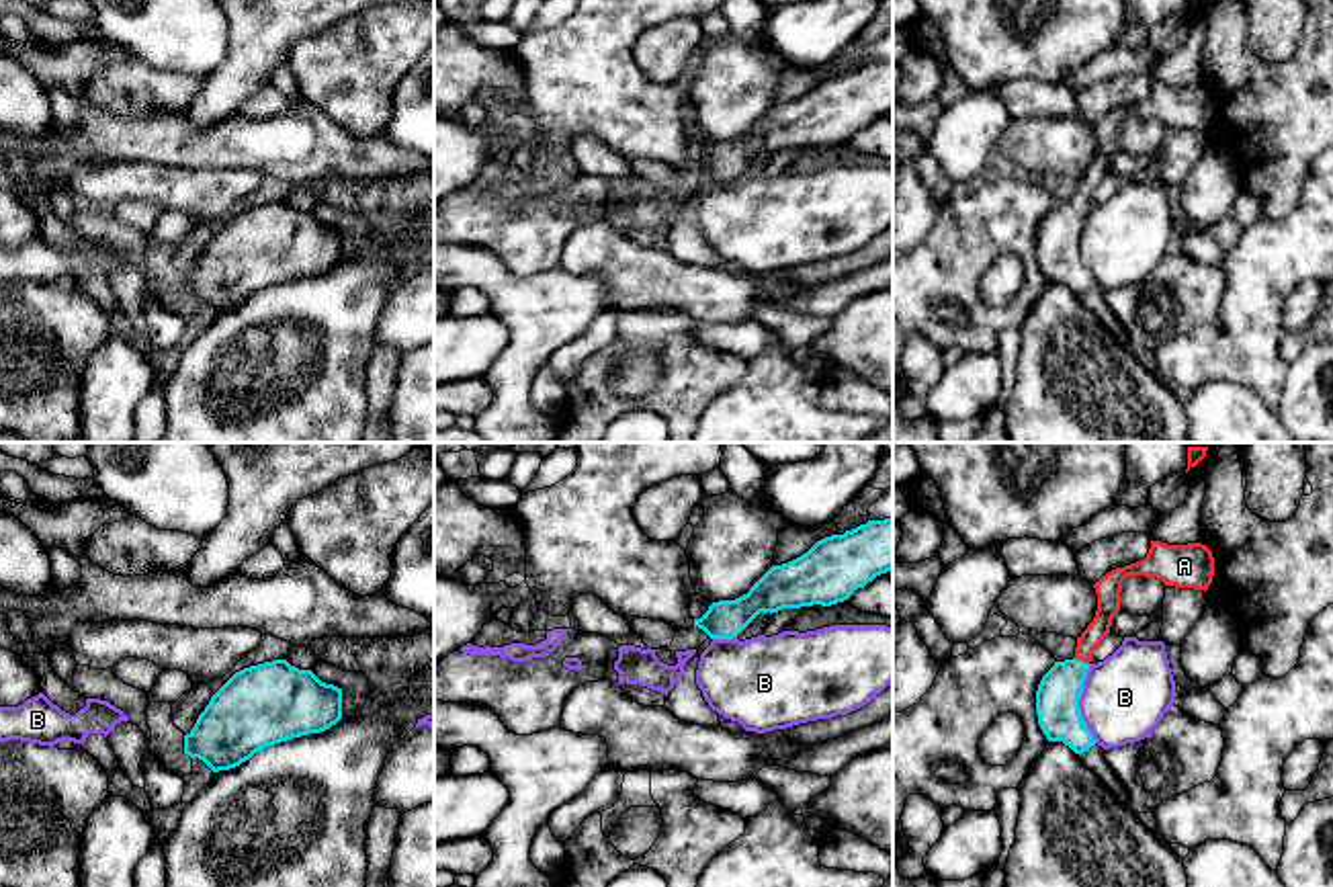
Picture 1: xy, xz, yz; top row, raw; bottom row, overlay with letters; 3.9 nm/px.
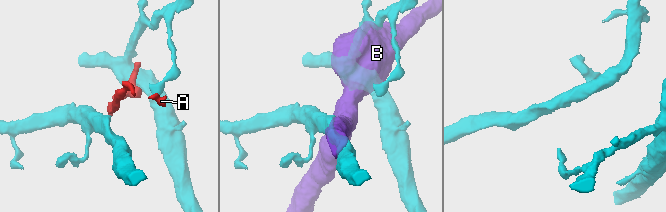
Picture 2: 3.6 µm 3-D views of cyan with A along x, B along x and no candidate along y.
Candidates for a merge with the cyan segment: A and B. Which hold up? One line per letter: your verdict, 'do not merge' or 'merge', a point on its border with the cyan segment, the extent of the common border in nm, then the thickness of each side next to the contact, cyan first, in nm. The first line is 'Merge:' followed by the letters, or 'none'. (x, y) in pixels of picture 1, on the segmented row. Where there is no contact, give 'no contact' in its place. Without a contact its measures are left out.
Merge: A
A: merge; meets cyan in yz at (1080, 660); contact 70 nm long; 180 nm thick on the cyan side, 90 nm on the other
B: do not merge; meets cyan in yz at (1078, 703); contact 320 nm long; 180 nm thick on the cyan side, 340 nm on the other

